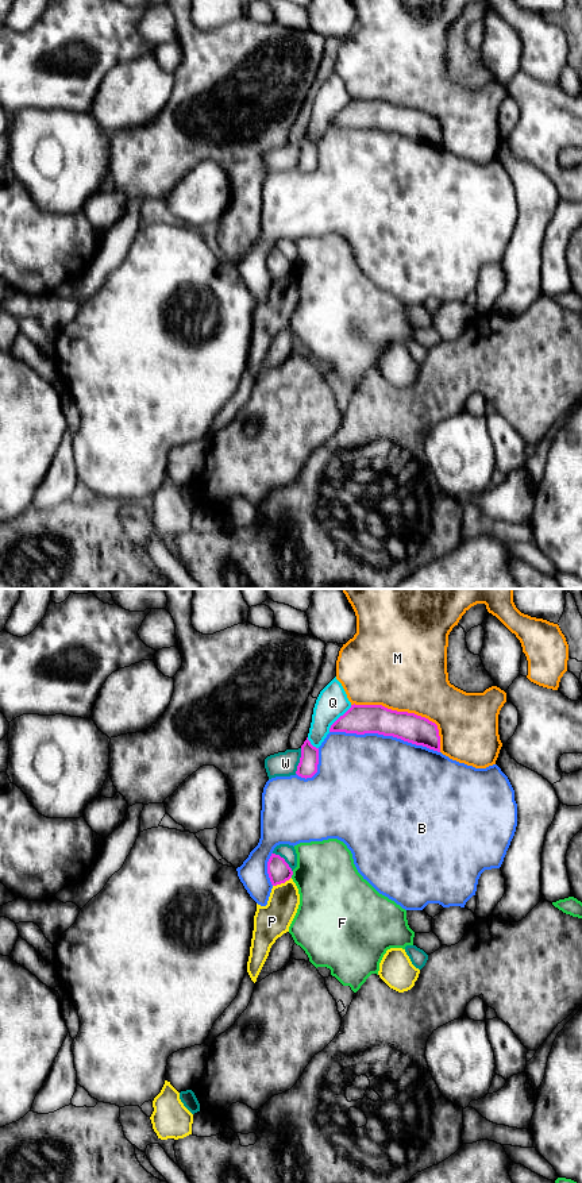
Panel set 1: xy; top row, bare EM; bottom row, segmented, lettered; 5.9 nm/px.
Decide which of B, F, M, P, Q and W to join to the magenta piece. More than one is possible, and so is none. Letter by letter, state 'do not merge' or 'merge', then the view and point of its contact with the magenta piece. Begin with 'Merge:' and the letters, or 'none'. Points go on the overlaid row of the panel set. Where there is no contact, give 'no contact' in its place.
Merge: none
B: do not merge | xy (385, 735)
F: do not merge | xy (292, 874)
M: do not merge | xy (407, 712)
P: do not merge | xy (281, 882)
Q: do not merge | xy (338, 719)
W: do not merge | xy (300, 760)

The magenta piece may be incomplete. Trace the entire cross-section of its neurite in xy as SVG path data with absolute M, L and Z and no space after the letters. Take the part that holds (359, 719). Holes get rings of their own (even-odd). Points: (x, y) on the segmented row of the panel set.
M351 705L331 725L329 732L393 736L440 752L440 736L435 722L415 713L397 712L382 705Z

